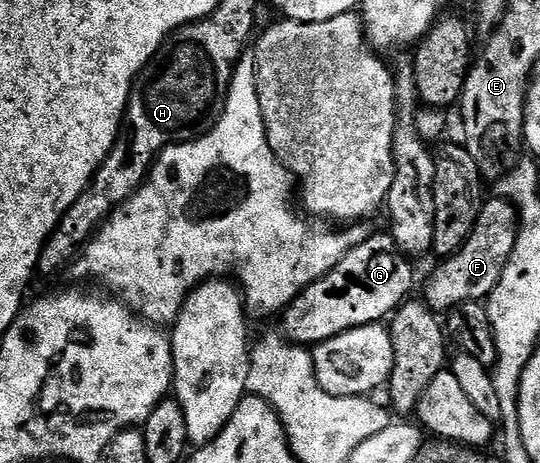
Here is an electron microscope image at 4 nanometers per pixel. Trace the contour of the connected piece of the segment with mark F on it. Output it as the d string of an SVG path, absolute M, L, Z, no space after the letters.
M497 195L483 200L482 210L472 227L472 233L451 257L445 258L442 265L430 277L426 285L424 300L435 311L449 311L465 301L485 302L490 292L500 283L500 275L504 275L504 267L508 267L508 259L512 259L512 251L516 247L518 234L518 211L513 203Z

